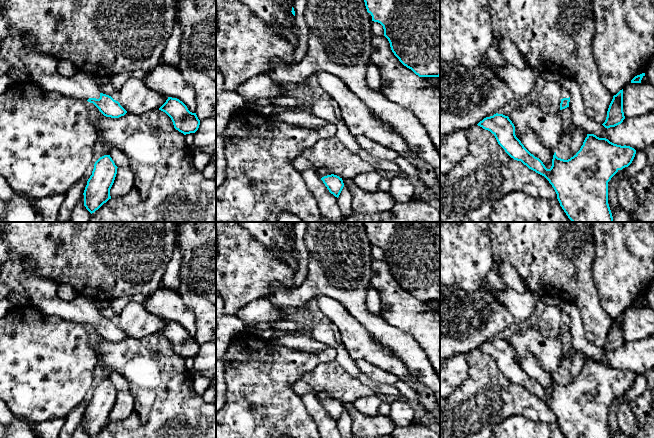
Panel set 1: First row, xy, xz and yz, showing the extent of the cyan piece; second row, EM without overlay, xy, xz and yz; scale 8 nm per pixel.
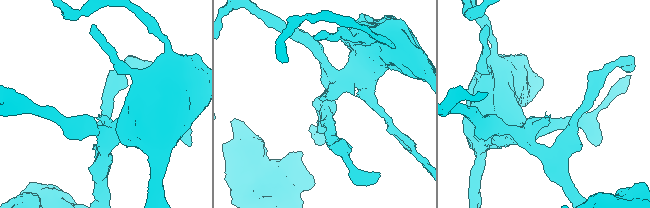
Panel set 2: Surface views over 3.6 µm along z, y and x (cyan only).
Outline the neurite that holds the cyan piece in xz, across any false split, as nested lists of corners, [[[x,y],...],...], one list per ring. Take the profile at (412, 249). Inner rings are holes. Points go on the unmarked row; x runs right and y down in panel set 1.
[[[363,222],[372,245],[383,250],[394,279],[419,301],[440,300],[440,222]]]

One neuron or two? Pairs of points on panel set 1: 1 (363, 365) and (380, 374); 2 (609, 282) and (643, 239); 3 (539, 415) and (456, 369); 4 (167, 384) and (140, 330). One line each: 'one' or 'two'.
1: one
2: one
3: two
4: two

